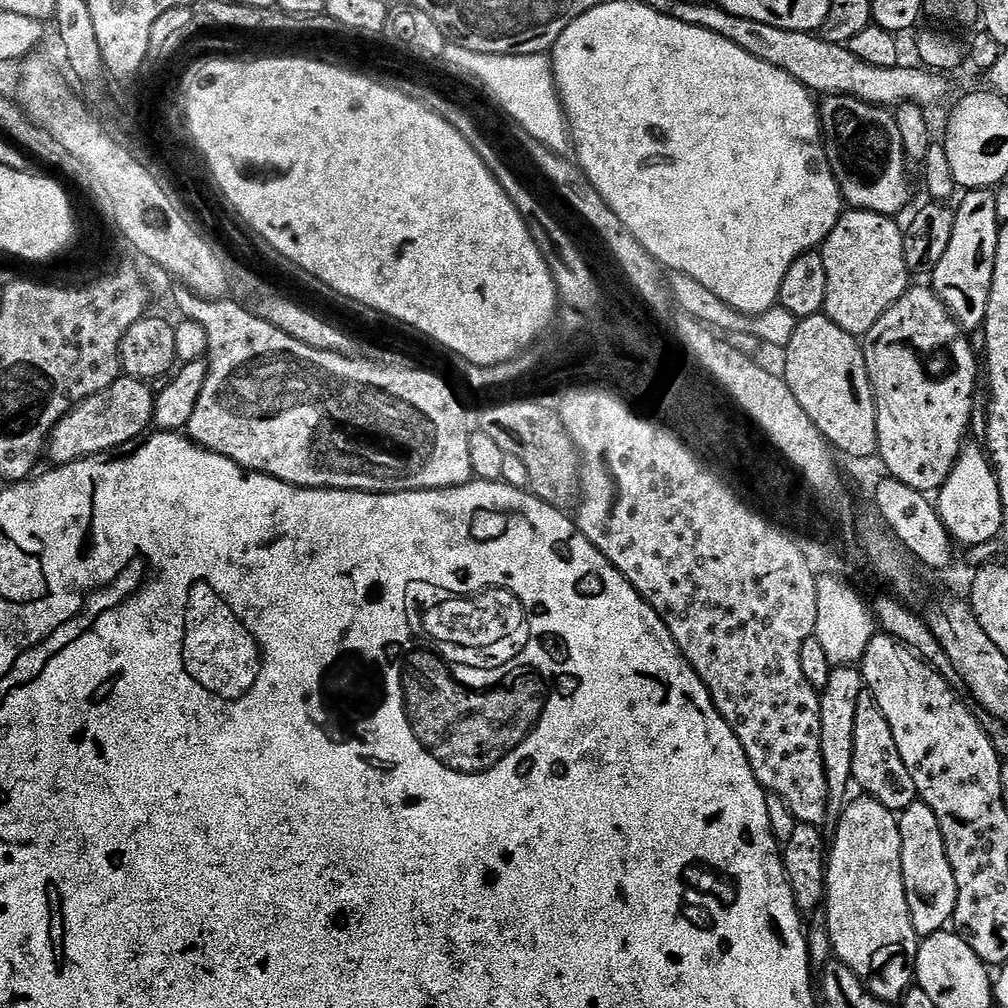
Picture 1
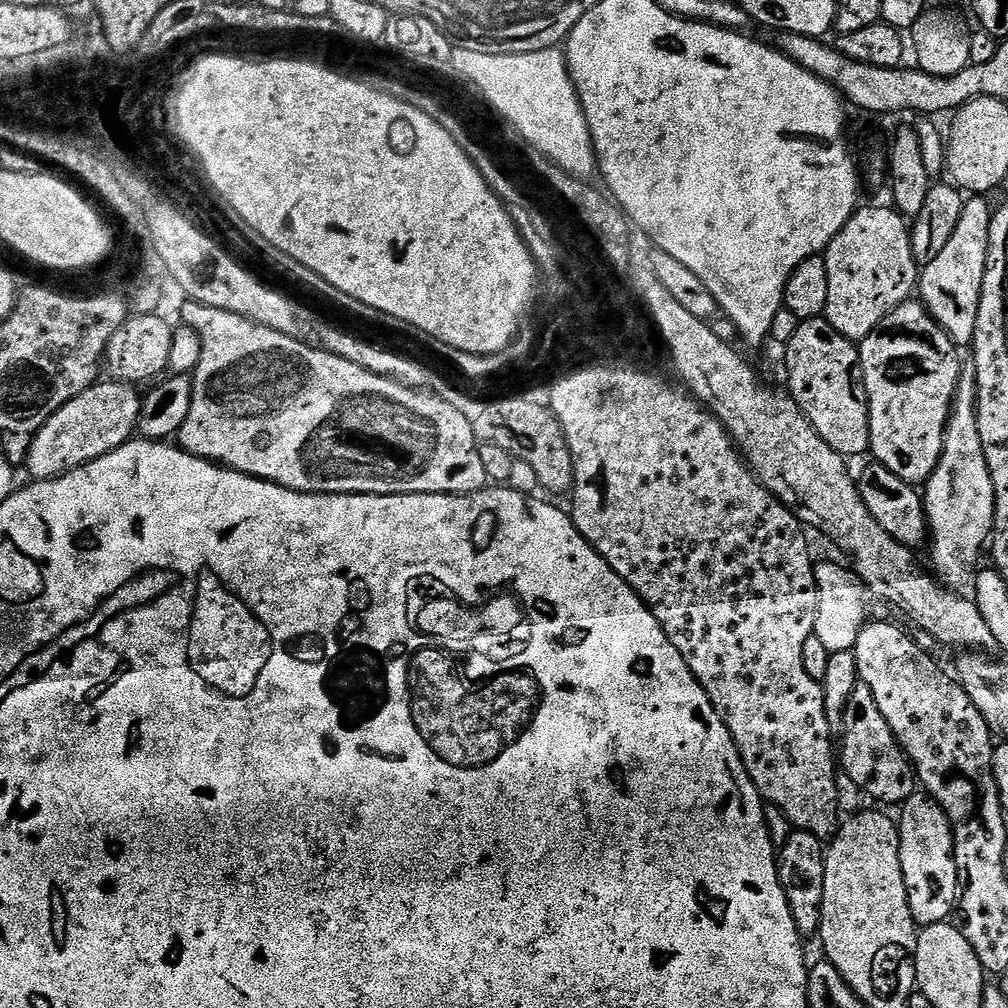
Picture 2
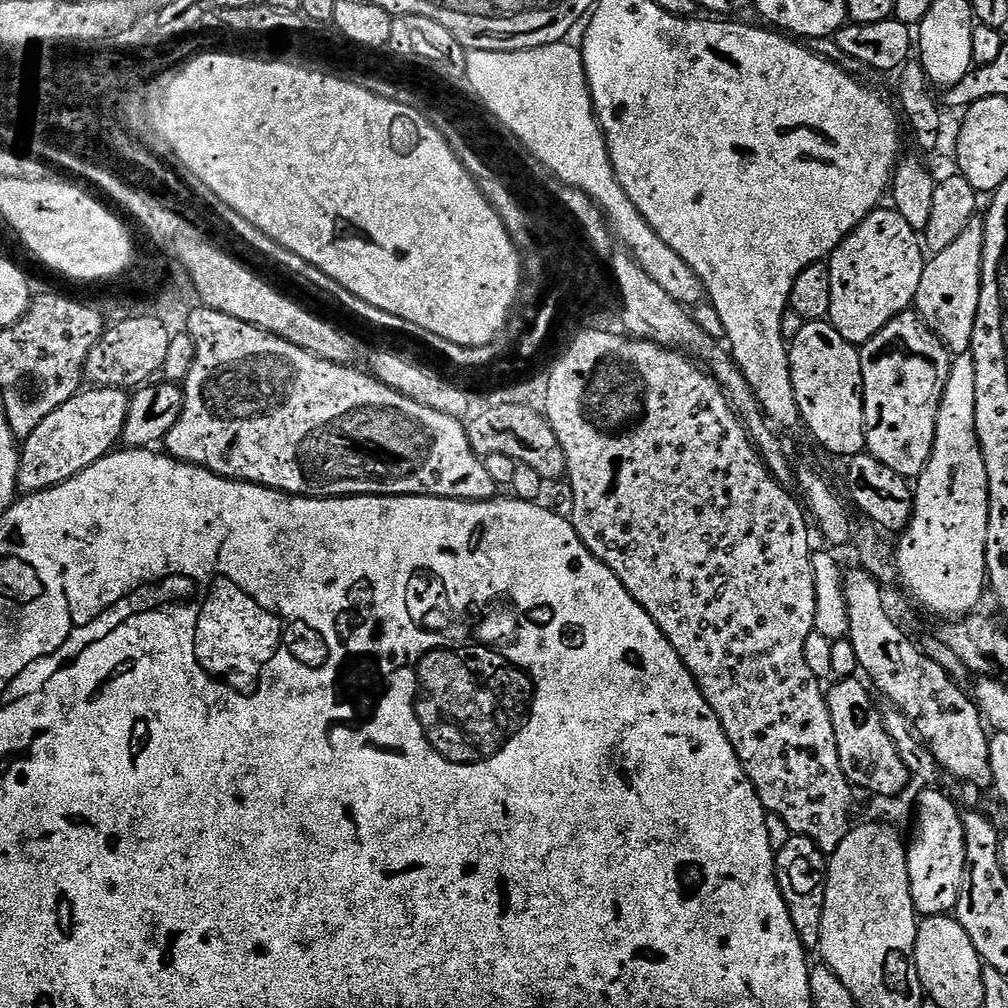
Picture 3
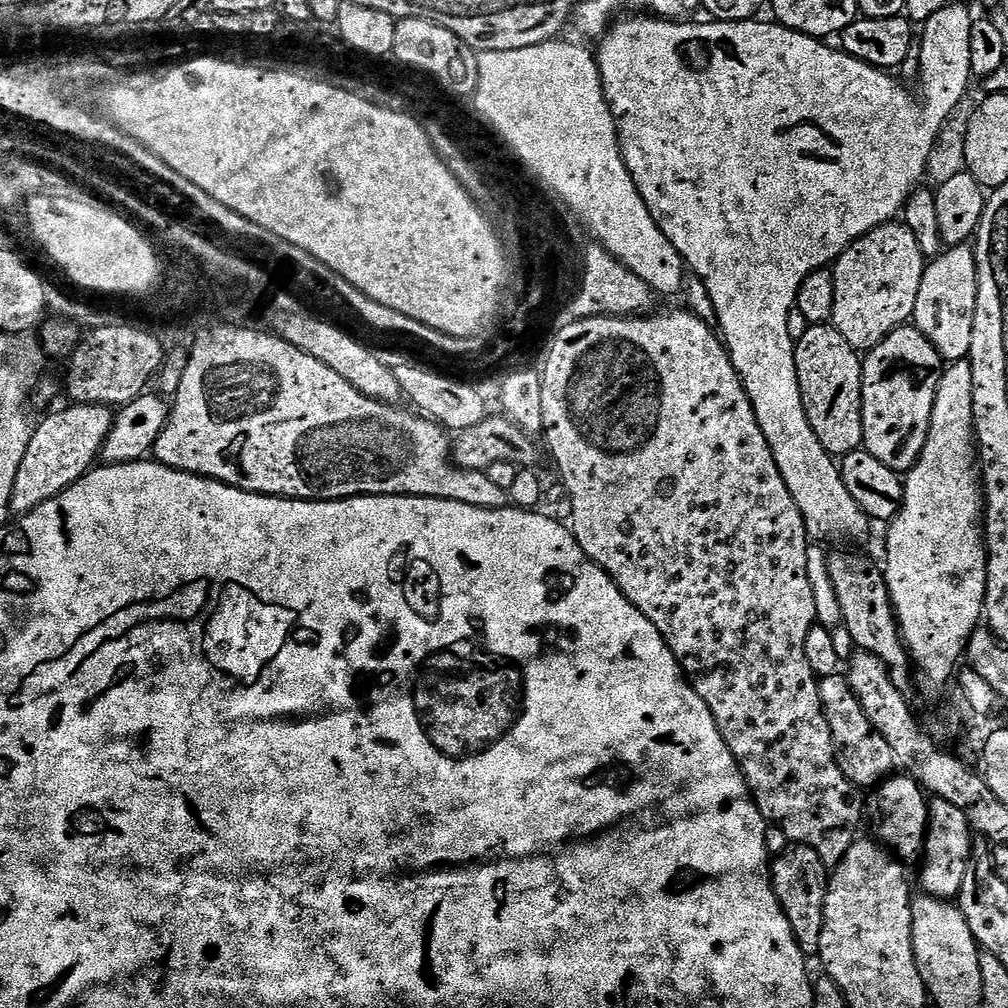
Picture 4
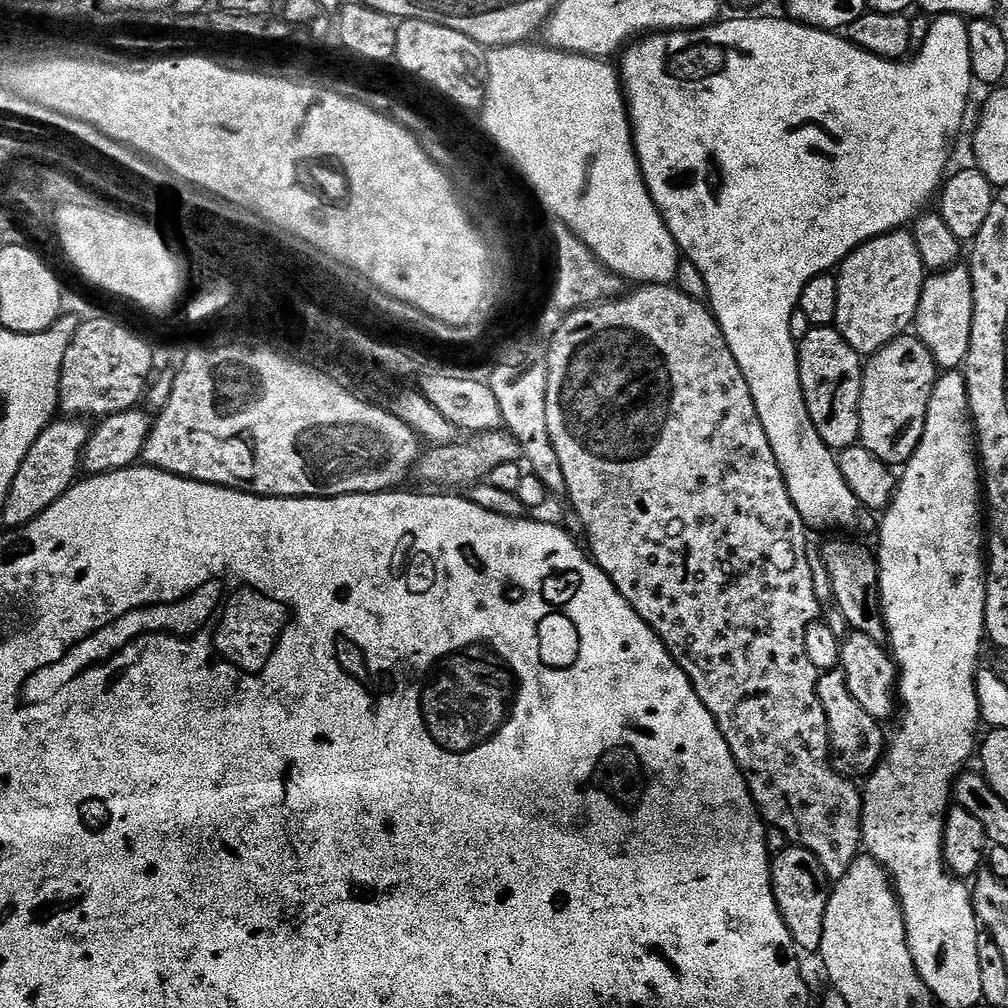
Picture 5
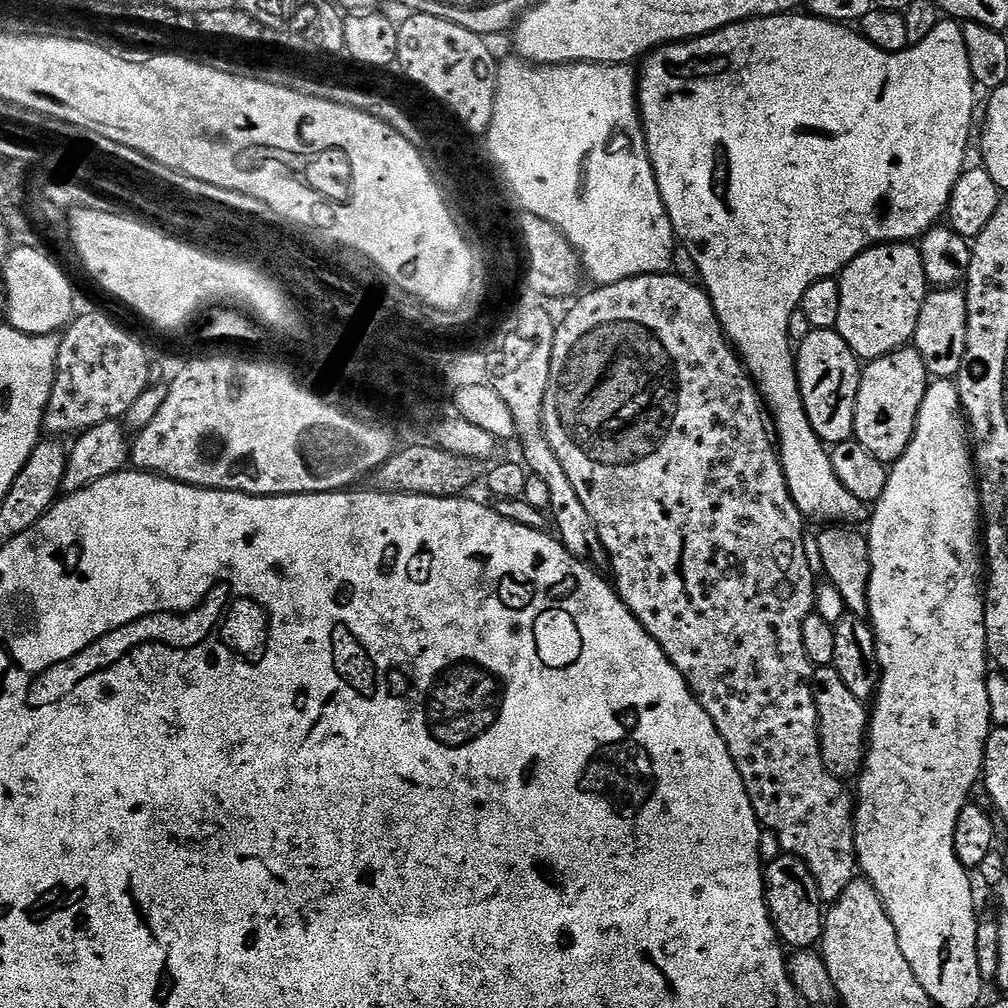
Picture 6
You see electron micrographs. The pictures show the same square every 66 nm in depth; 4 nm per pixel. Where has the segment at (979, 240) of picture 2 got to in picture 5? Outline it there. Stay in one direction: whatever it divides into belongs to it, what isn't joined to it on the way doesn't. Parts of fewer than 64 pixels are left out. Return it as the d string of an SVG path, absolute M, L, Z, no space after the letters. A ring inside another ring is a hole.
M957 266L944 272L933 272L925 279L922 298L914 321L915 335L930 350L937 369L956 370L963 365L970 350L974 322L974 286L967 267Z

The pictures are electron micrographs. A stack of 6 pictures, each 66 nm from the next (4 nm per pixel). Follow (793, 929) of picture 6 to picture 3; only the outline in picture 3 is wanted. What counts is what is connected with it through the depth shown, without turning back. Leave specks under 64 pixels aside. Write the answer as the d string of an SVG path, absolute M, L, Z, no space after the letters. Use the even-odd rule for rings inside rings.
M793 836L782 850L776 853L776 881L780 887L782 898L790 910L790 922L794 922L794 930L804 944L805 949L819 949L822 938L822 910L826 898L826 882L828 881L828 856L816 843L805 836Z

